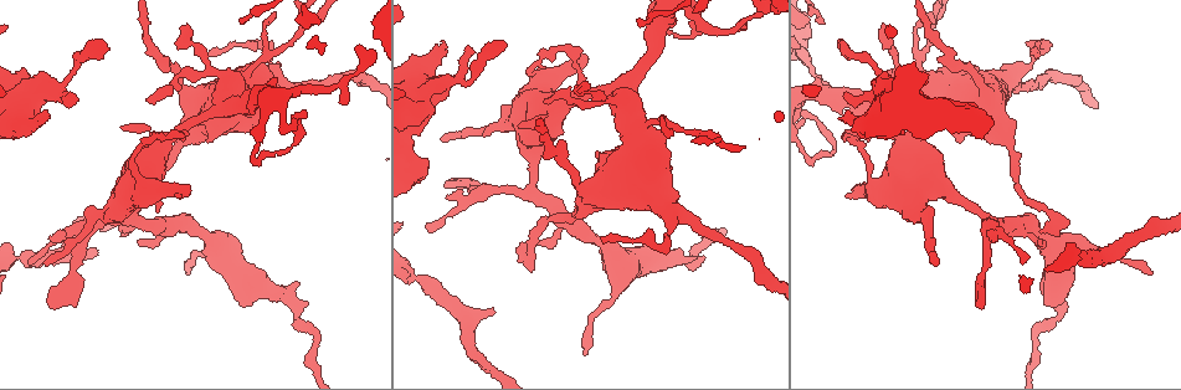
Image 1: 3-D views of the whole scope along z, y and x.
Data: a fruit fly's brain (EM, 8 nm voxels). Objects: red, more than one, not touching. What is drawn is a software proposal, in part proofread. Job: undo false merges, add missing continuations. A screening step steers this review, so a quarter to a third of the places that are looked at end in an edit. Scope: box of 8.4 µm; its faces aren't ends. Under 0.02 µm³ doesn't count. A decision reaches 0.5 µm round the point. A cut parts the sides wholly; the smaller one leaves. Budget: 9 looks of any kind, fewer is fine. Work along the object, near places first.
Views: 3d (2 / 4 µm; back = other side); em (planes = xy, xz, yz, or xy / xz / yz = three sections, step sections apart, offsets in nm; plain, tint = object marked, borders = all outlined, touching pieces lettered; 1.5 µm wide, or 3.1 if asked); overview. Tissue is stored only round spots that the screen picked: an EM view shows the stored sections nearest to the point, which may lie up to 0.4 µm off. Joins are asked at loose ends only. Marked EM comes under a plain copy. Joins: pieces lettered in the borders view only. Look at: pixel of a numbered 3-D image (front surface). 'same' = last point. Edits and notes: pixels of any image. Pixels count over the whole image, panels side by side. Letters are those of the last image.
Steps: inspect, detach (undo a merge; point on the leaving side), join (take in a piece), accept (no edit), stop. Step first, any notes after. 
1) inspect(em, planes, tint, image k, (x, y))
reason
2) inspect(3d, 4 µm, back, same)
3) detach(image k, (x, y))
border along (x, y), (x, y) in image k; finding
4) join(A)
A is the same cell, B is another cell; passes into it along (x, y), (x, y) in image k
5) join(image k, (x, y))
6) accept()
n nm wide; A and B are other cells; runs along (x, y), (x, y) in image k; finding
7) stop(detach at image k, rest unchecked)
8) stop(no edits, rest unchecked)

inspect(3d, 2 µm, image 1, (150, 100))
thin end

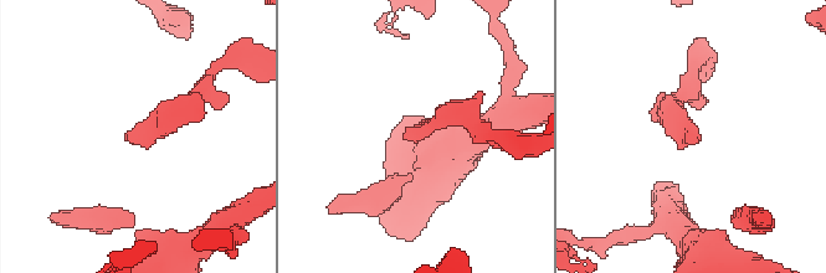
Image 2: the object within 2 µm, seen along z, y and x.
inspect(em, xy, step 8, borders, image 2, (405, 136))
need the tissue

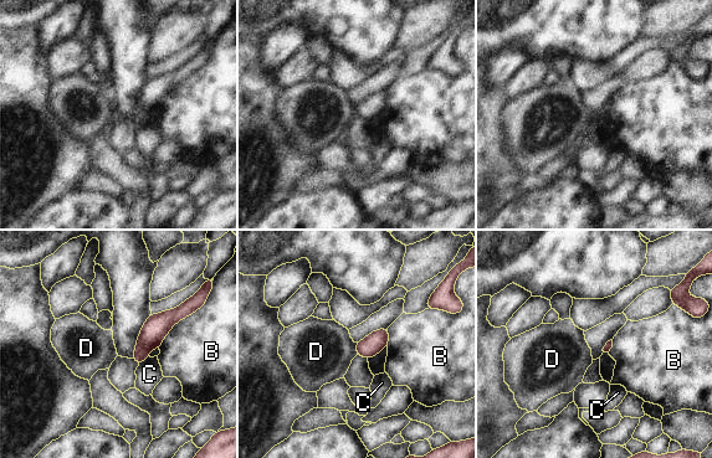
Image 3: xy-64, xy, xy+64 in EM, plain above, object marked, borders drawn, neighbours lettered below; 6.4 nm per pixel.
accept()
B, C and D are other cells; border along (356, 343), (356, 351), (358, 354) in image 3; none of them fits

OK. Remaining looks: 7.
inspect(3d, 4 µm, image 1, (179, 196))
free end

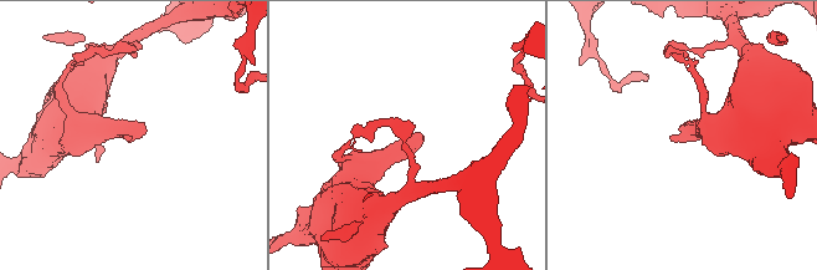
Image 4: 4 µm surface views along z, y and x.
inspect(em, yz, step 4, borders, image 4, (671, 136))
need the tissue

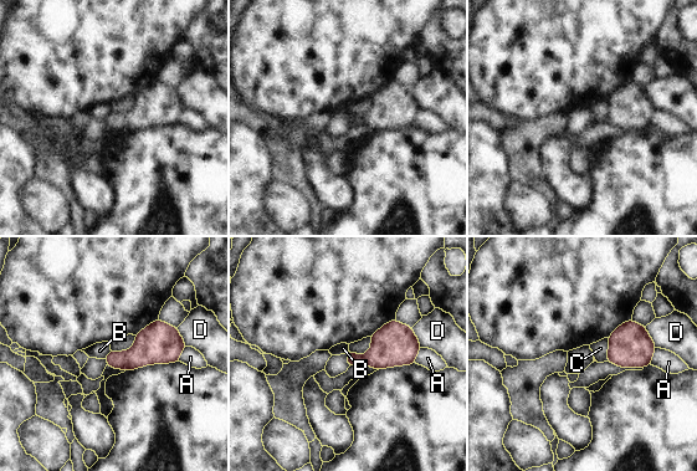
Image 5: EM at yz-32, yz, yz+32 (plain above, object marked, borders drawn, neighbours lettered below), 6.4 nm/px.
inspect(em, planes, borders, same)
cut it another way

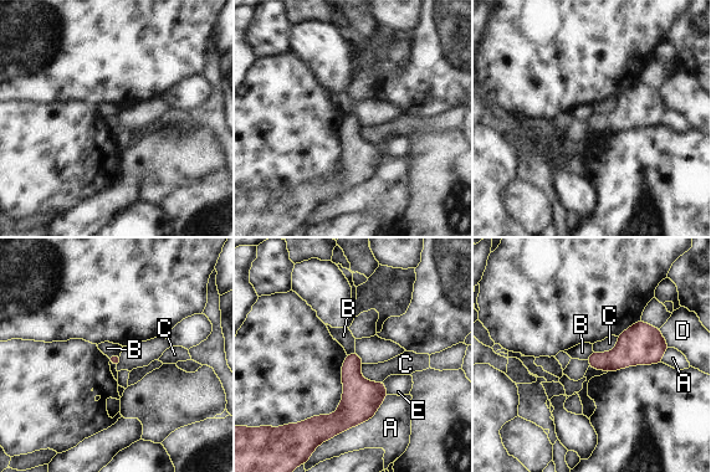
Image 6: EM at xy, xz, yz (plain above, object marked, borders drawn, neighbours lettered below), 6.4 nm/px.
accept()
A, B, C, D and E are other cells; border along (119, 354), (112, 354), (108, 358) in image 6; none of them fits

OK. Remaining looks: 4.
inspect(em, planes, borders, image 1, (47, 117))
free end

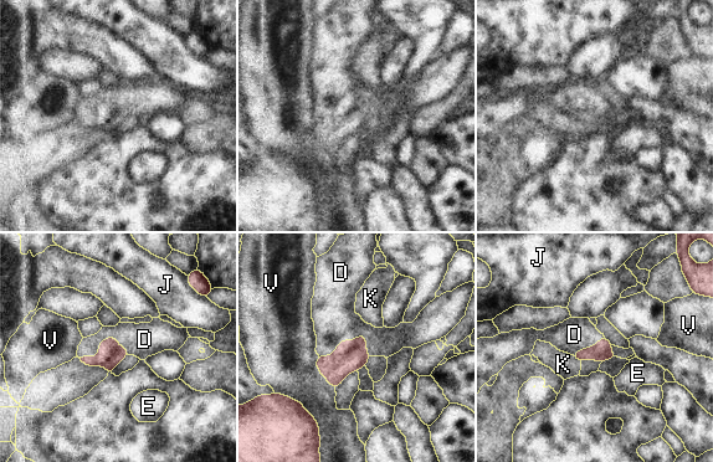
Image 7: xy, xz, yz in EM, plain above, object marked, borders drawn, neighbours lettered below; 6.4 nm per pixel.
join(D)
D touches over 340 nm; D is the same cell, E, J, K and V are other cells; passes into it along (349, 357), (340, 342), (333, 306) in image 7; the neuron continues

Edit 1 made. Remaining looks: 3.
inspect(3d, 2 µm, image 1, (505, 46))
an open end

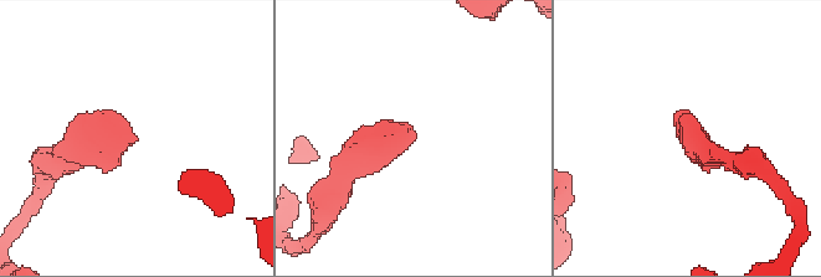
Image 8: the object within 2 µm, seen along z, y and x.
inspect(em, planes, borders, image 8, (414, 134))

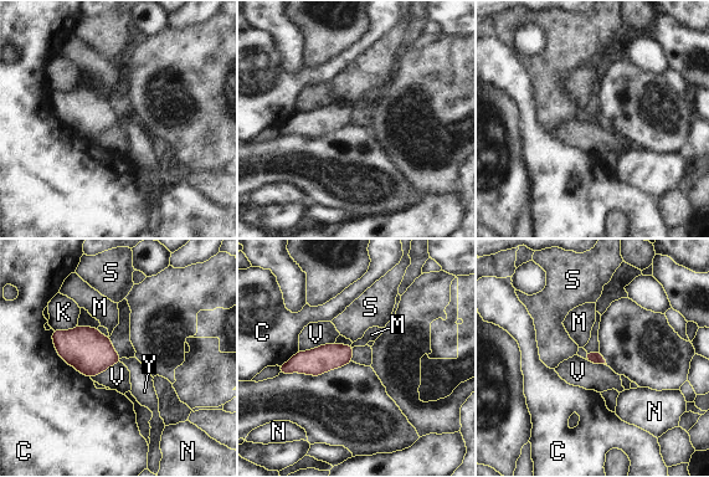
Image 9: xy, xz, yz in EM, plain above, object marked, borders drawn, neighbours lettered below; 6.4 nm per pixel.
accept()
C touches over 400 nm; C, K, M, N, S, V and Y are other cells; border along (122, 358), (119, 362) in image 9; no lettered piece goes on from it

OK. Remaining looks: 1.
stop(join at image 7, rest unchecked)

